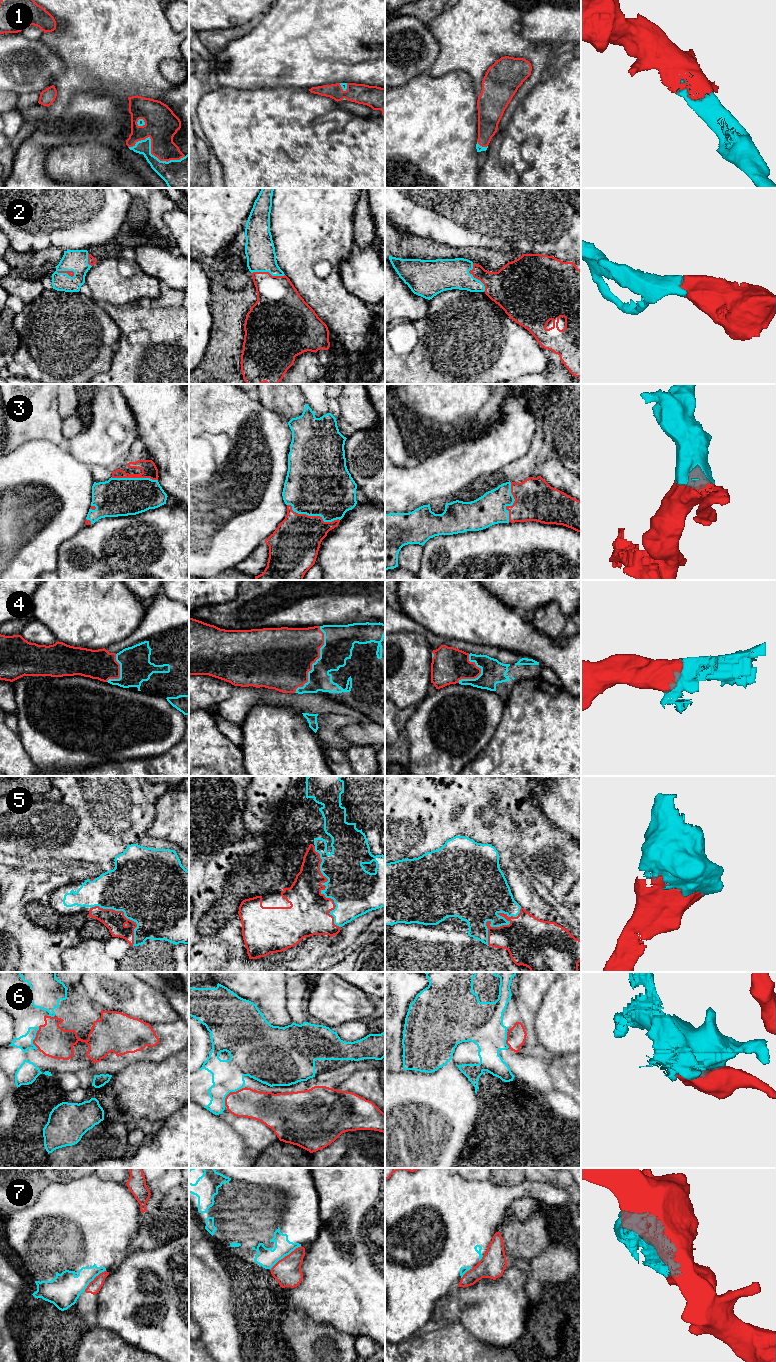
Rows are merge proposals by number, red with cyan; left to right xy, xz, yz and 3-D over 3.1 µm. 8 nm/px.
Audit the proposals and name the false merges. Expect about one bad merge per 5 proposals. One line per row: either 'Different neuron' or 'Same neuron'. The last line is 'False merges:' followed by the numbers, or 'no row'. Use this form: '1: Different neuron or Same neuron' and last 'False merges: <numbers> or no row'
1: Same neuron
2: Same neuron
3: Same neuron
4: Same neuron
5: Same neuron
6: Different neuron
7: Different neuron
False merges: 6, 7

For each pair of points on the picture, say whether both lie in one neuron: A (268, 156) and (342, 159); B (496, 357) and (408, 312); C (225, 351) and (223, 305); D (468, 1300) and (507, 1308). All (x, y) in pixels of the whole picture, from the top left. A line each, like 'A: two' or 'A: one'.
A: one
B: two
C: one
D: one

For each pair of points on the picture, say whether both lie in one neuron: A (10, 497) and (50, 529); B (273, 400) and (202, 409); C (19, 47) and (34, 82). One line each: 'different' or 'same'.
A: same
B: different
C: same

